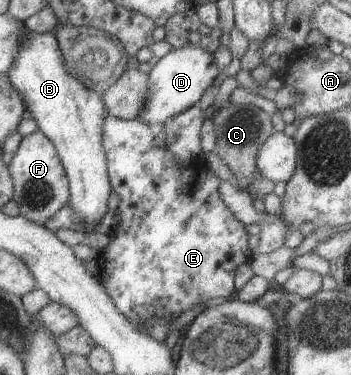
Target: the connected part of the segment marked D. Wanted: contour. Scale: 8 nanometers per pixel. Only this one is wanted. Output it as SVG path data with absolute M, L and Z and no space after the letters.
M187 44L187 46L169 50L165 56L157 60L148 74L147 100L143 104L143 110L137 114L136 120L153 127L184 112L198 103L218 74L213 53L199 46Z

